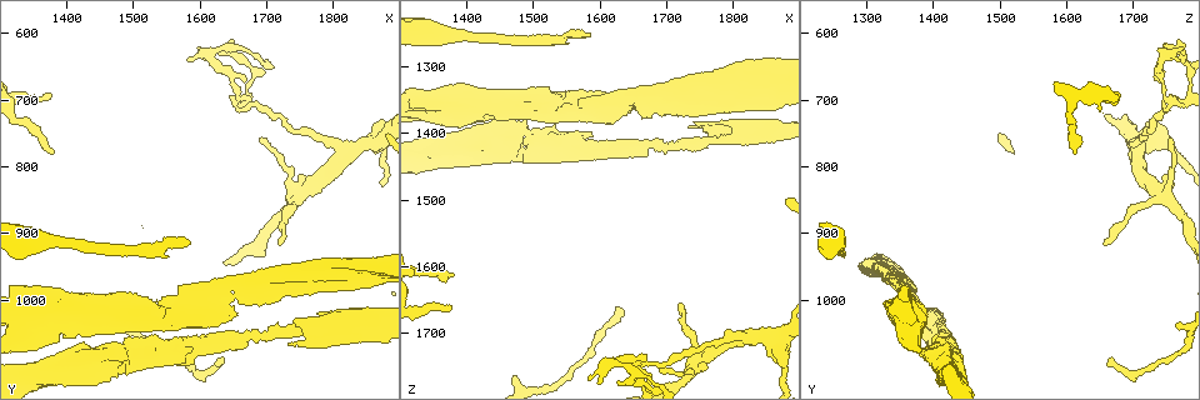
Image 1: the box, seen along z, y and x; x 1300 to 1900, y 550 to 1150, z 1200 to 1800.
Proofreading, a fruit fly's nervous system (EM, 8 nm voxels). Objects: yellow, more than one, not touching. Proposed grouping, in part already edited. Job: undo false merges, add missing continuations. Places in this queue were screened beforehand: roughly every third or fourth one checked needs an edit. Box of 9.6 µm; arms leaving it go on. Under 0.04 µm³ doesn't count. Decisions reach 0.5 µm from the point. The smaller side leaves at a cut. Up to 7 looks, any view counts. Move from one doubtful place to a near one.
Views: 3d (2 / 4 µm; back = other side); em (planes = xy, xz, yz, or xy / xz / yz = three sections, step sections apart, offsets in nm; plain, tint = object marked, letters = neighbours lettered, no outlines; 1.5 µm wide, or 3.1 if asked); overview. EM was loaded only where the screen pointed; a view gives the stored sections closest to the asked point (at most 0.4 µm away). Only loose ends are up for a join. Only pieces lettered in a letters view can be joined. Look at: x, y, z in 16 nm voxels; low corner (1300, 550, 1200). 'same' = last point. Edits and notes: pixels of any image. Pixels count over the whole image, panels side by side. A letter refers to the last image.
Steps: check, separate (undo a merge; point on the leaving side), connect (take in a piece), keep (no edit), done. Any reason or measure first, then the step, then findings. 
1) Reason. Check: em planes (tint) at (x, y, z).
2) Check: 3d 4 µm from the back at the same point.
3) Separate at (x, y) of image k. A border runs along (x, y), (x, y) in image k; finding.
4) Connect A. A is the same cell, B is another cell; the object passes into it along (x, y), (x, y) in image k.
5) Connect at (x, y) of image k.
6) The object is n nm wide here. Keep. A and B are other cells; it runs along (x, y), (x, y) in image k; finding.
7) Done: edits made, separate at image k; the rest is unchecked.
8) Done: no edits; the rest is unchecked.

An open end. Check: em planes (letters) at (1650, 1020, 1360).

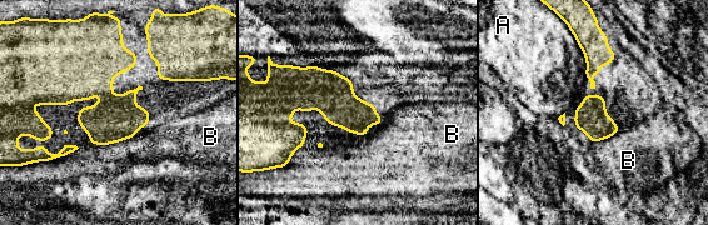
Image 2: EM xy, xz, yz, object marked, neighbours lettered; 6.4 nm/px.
Keep. A and B are other cells; none of them fits.

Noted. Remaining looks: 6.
Calibre changes. Check: 3d 2 µm at (1770, 1050, 1405).

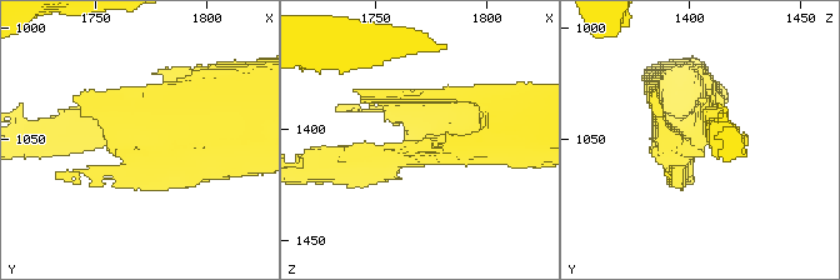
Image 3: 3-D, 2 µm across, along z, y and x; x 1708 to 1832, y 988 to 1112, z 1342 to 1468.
Check: em planes (tint) at (1769, 1046, 1408).

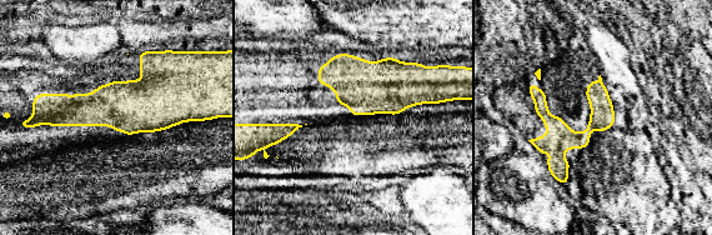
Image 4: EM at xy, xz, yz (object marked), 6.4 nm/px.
Check: em planes (letters) at the same point.

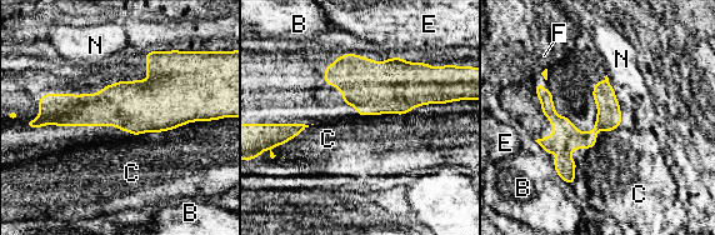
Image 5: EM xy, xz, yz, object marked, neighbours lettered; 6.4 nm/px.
Keep. B, C, E, F and N are other cells; it runs along (43, 113), (181, 110), (193, 118) in image 5; continuous, no second neuron.

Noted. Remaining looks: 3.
Three-way junction. Check: 3d 2 µm at (1655, 715, 1755).

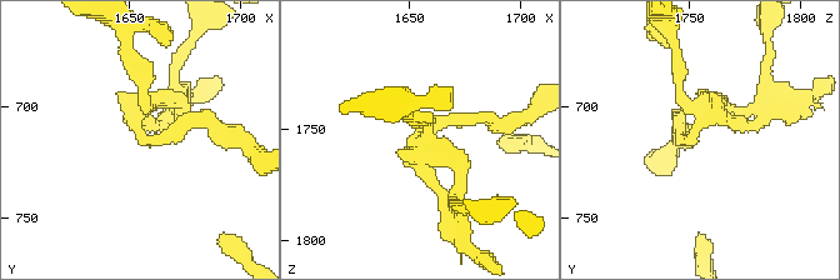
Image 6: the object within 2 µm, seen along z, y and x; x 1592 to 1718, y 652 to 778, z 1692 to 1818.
3 arms meet here; shape alone is not enough. Check: em planes (letters) at (1655, 710, 1753).

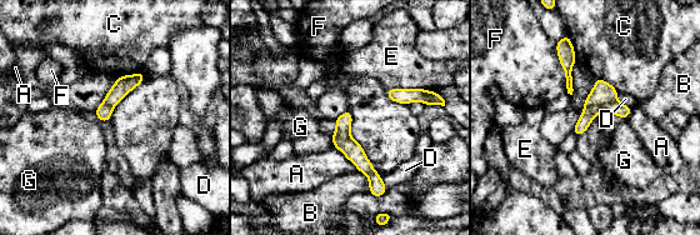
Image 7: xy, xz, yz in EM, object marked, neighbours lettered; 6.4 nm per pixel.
Separate at (603, 93) of image 7. A, B, C, D, E, F and G are other cells; a border runs along (616, 98), (608, 103), (585, 106) in image 7; a second neuron is stuck on.

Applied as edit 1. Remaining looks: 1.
Done: edits made, separate at image 7; the rest is unchecked.

